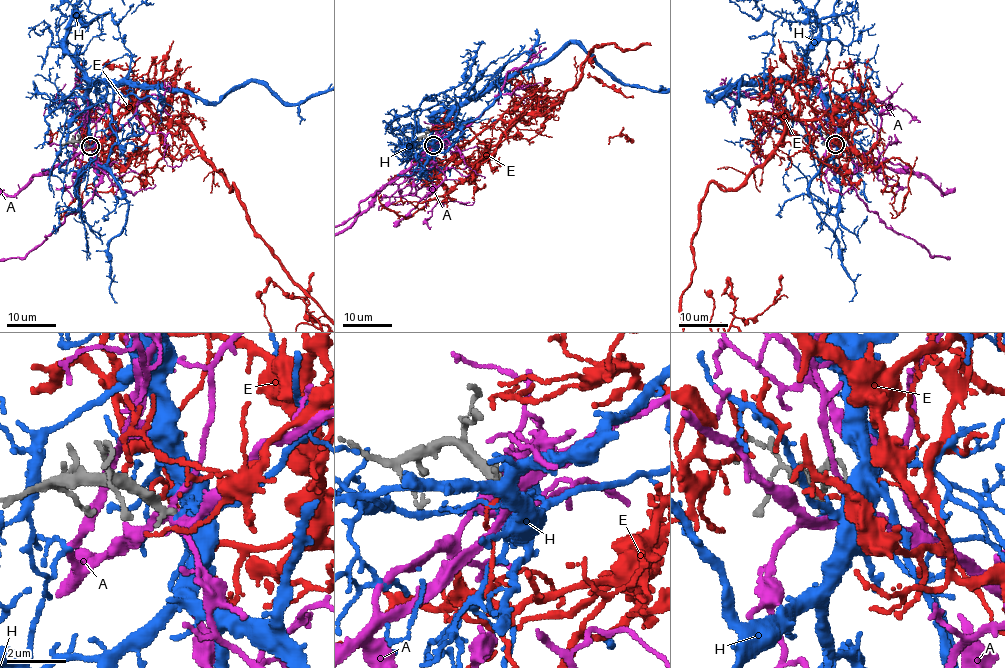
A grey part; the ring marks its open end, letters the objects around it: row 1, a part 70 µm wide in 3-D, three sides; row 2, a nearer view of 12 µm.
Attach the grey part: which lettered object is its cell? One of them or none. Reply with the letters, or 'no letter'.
no letter

